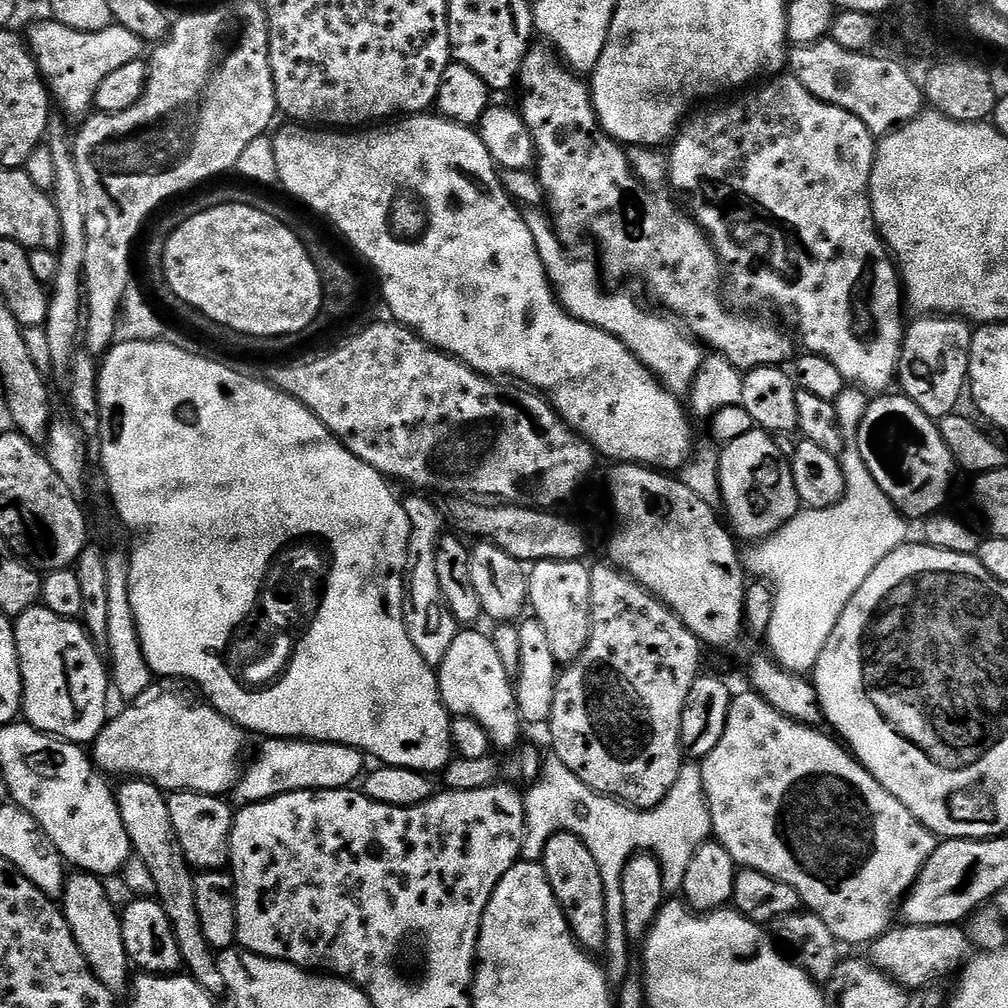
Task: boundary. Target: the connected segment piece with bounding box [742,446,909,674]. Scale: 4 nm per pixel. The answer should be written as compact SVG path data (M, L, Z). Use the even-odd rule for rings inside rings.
M855 446L845 447L844 453L838 457L840 465L844 467L844 477L848 483L848 488L844 491L844 496L837 504L829 508L814 508L811 510L801 510L790 521L783 524L773 536L767 536L764 540L759 541L747 553L742 556L742 563L749 573L752 572L753 577L759 578L761 581L772 585L776 597L774 598L774 614L770 618L770 626L766 643L769 644L770 655L785 672L795 672L797 674L808 674L815 669L818 658L822 654L822 650L826 646L826 642L830 638L830 634L834 630L834 626L838 626L838 618L842 618L842 610L846 610L846 606L850 602L850 598L854 598L854 594L858 594L858 590L862 586L862 582L866 582L866 578L870 578L870 574L874 570L874 566L878 566L878 562L882 562L882 558L886 558L894 550L901 548L909 539L908 524L909 521L900 515L899 510L888 501L888 495L878 486L878 482L874 482L874 474L870 474L870 470L866 466L866 462L862 462L862 454Z

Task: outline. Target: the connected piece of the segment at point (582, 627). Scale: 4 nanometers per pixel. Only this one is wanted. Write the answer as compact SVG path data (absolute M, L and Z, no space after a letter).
M543 560L528 572L528 602L534 619L542 622L557 665L573 664L590 642L592 607L590 606L590 568L578 560Z

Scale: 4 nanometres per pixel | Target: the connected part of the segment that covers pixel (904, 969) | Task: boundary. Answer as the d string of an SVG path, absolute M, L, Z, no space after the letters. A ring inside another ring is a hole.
M904 924L889 928L883 936L872 941L870 962L878 971L886 973L895 984L900 984L906 990L919 990L939 985L941 983L939 980L946 979L952 971L955 973L965 957L973 951L971 948L972 940L968 937L967 930L960 924L942 926Z

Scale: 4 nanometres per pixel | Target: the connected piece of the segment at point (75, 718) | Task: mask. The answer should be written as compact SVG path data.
M37 606L15 617L16 645L20 669L24 679L23 715L27 723L47 736L58 736L71 744L91 745L98 738L110 719L108 712L108 692L110 696L110 672L106 660L100 657L101 649L88 637L79 619L67 620L54 614L48 608Z

